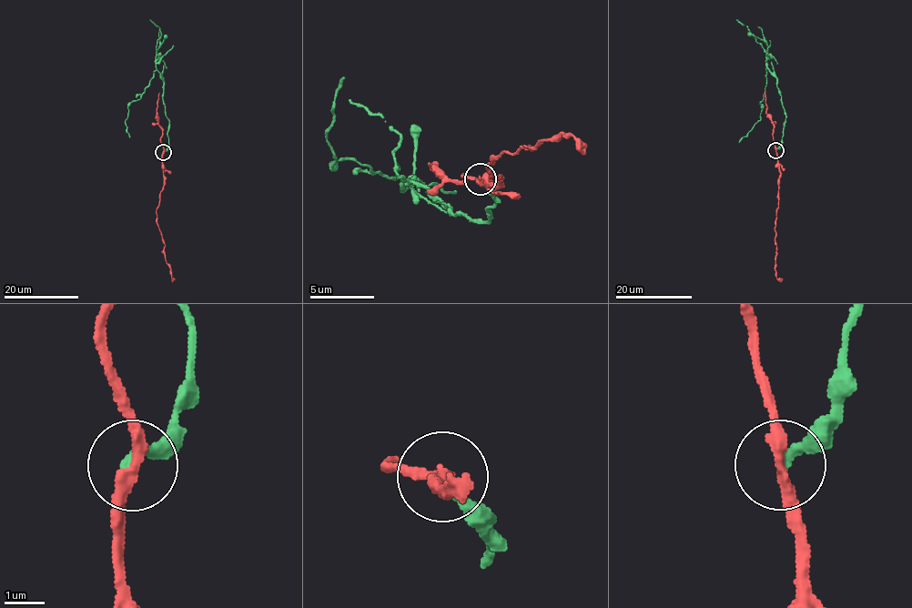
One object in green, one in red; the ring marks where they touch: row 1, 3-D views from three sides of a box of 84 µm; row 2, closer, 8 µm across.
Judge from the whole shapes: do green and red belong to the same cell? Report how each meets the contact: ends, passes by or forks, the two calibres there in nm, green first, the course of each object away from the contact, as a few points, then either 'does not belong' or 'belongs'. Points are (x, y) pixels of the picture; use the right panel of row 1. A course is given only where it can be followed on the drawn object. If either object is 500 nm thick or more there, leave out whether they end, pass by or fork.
green ends | red passes by | 240/280 nm | green via (776, 150), (781, 146), (785, 115), (777, 77), (767, 67), (764, 97), (760, 102), (760, 119), (739, 143) | red via (775, 149), (780, 178), (776, 209), (775, 276), (783, 278) | does not belong

